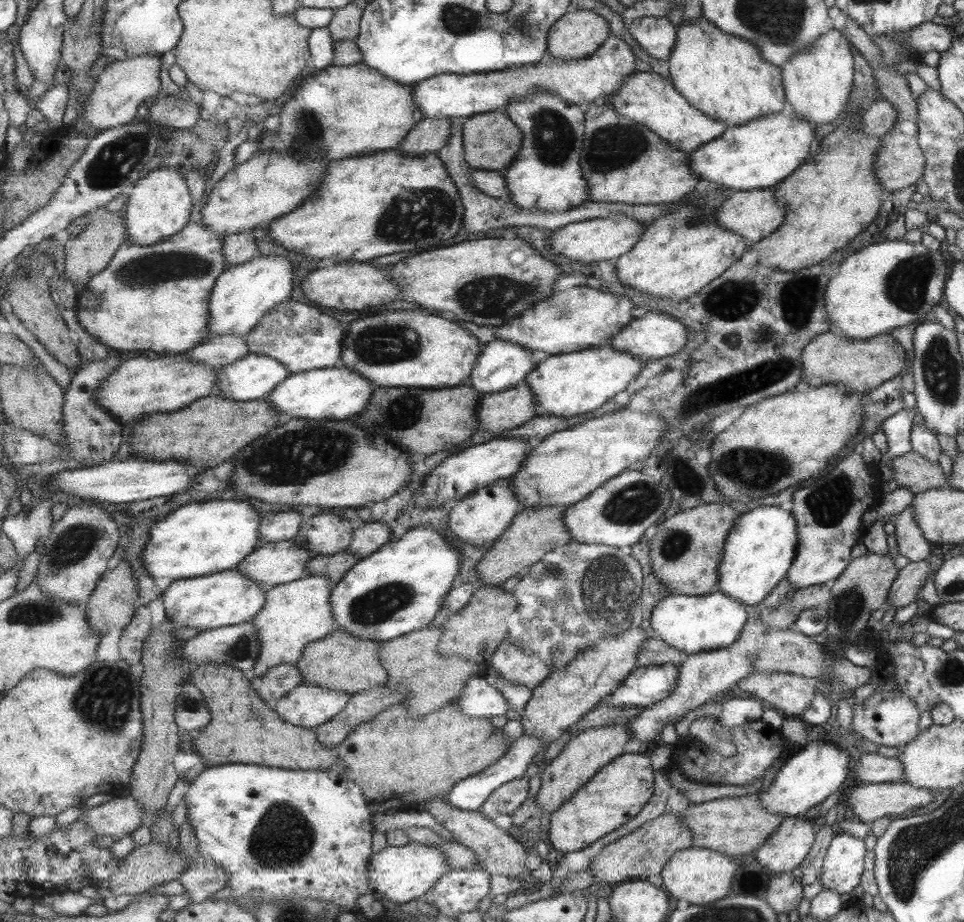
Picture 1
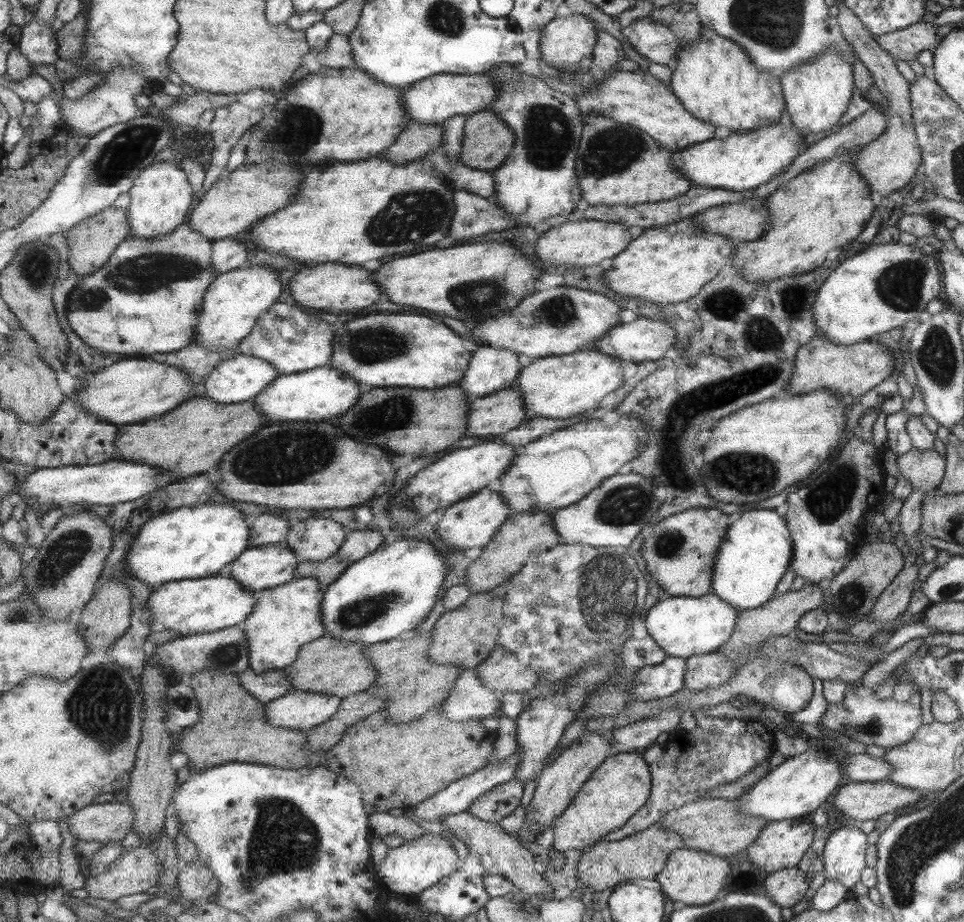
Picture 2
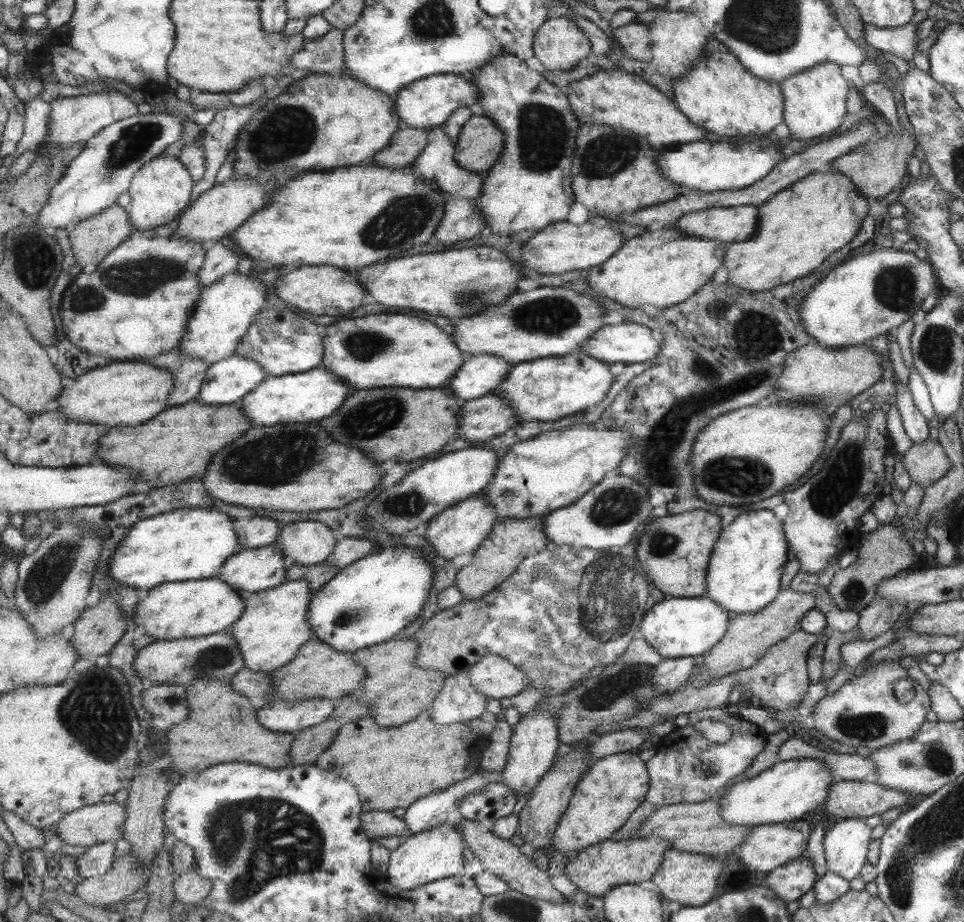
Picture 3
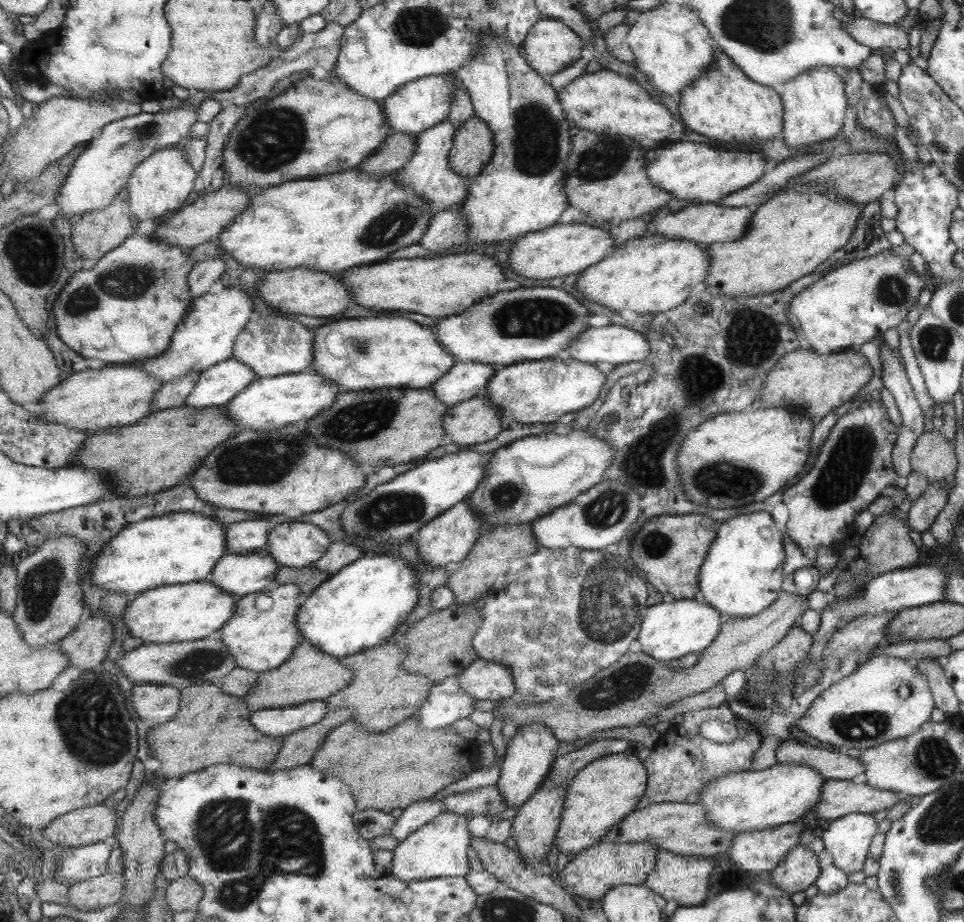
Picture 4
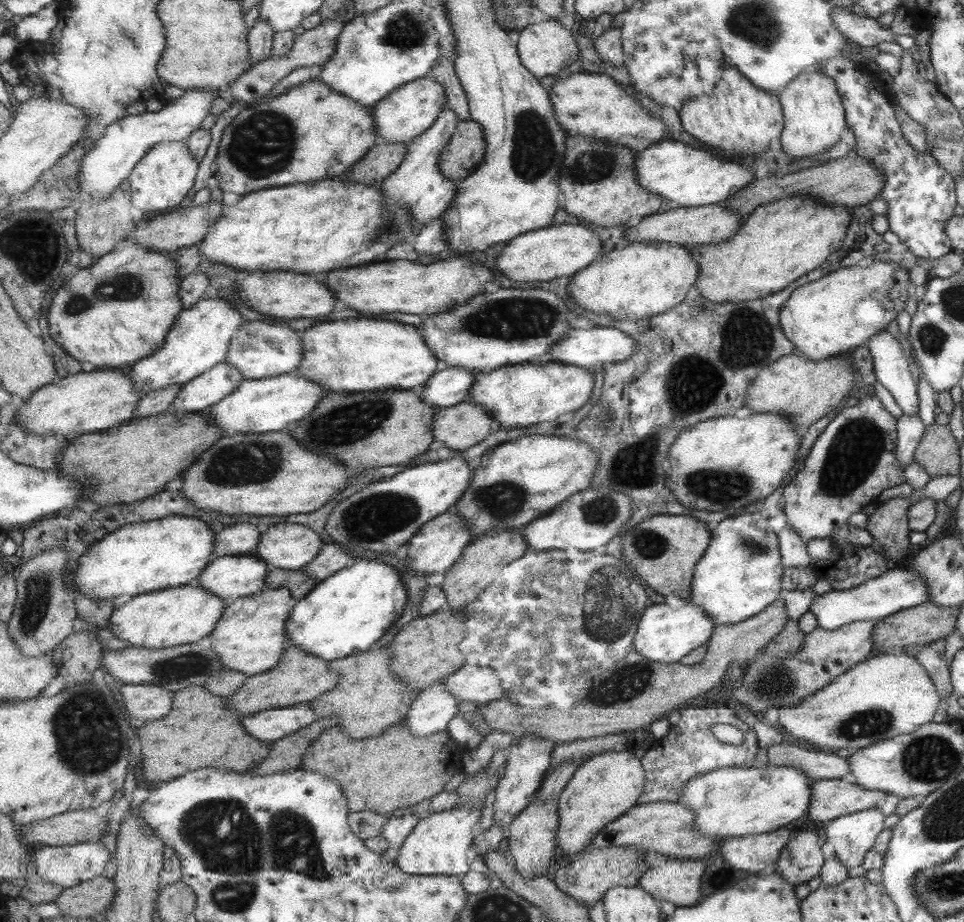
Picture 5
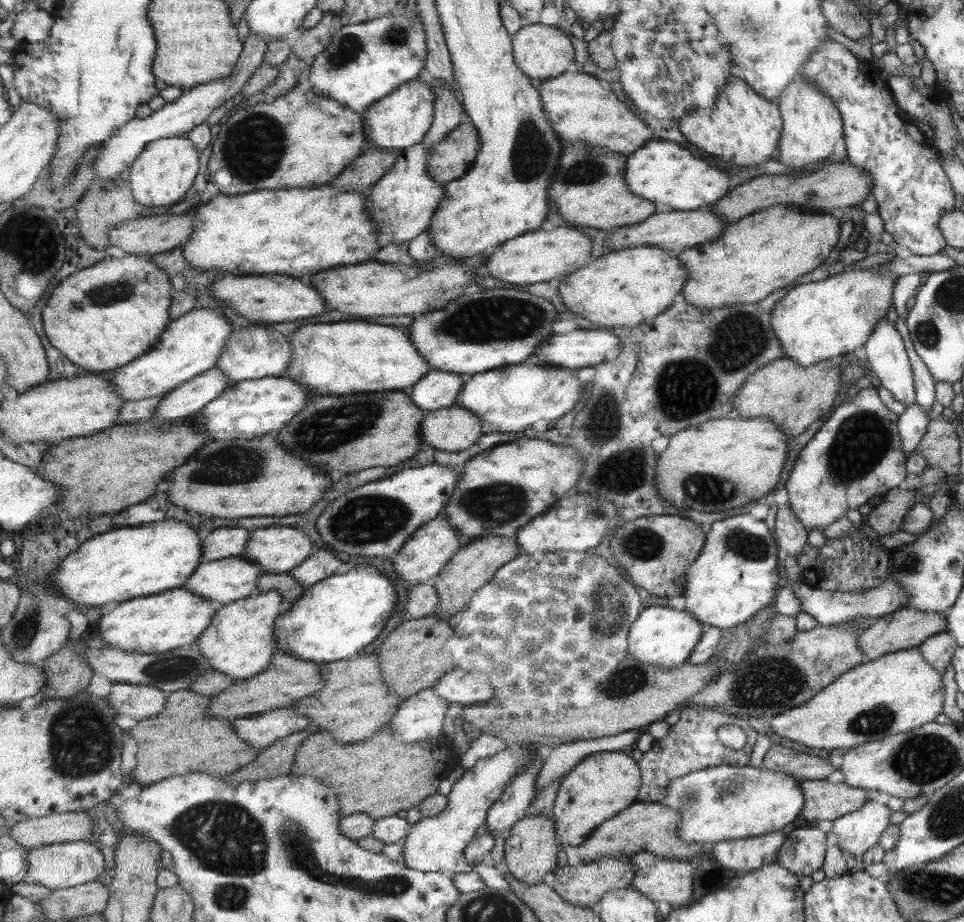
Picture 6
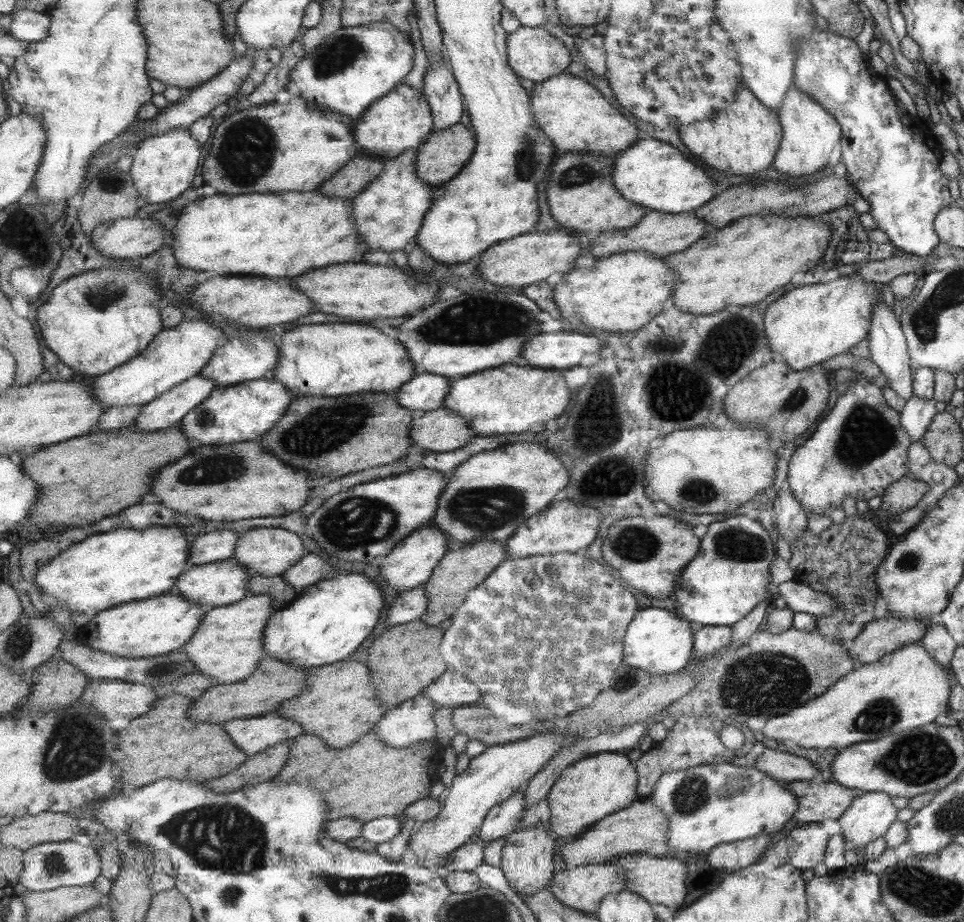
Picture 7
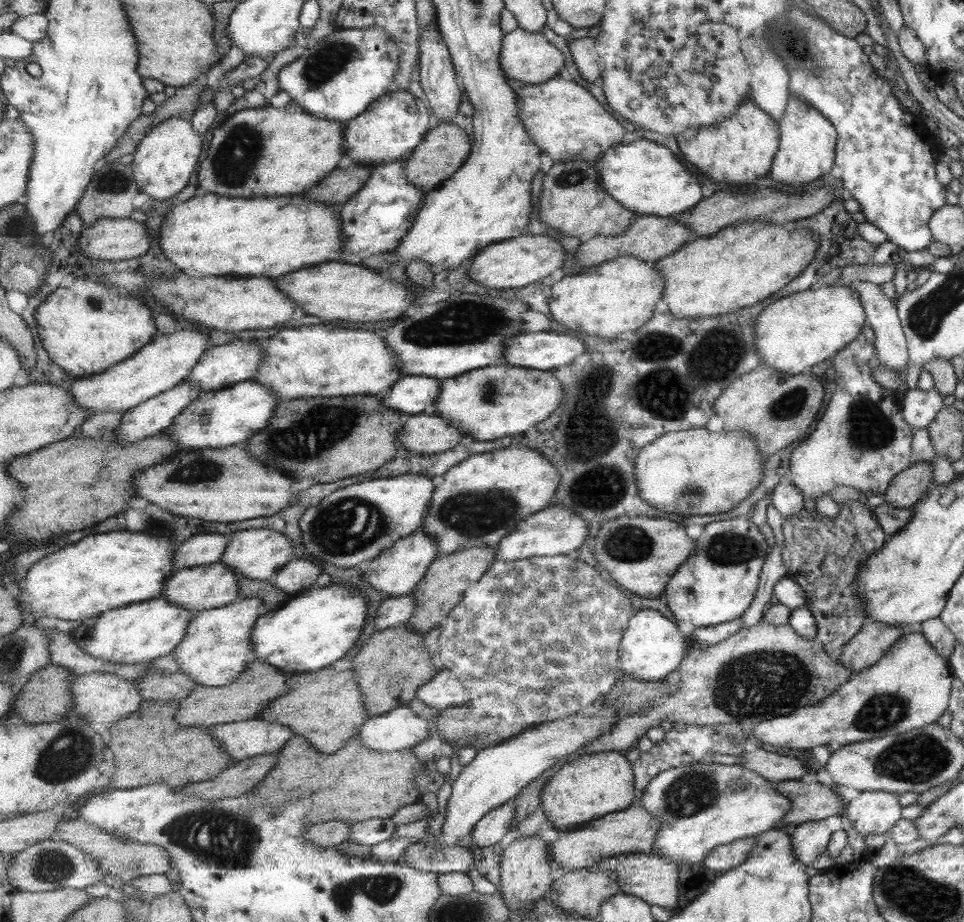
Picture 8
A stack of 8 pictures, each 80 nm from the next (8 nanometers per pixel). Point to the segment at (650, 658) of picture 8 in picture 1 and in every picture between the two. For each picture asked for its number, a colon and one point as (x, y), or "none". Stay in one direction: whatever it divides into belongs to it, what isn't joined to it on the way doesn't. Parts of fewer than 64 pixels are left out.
1: (689, 624)
2: (683, 627)
3: (681, 627)
4: (669, 631)
5: (666, 635)
6: (663, 637)
7: (658, 642)

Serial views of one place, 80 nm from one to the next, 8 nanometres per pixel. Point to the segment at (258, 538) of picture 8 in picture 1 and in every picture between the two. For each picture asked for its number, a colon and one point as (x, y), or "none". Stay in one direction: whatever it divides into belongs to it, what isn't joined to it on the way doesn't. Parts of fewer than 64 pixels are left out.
1: (325, 534)
2: (315, 539)
3: (307, 543)
4: (301, 544)
5: (290, 547)
6: (280, 549)
7: (270, 552)

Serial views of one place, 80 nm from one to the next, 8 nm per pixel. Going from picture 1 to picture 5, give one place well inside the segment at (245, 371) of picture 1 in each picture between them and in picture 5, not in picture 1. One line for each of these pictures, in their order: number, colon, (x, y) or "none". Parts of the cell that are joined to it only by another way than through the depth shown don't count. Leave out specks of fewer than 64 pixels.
2: (239, 379)
3: (227, 382)
4: (219, 384)
5: (200, 394)

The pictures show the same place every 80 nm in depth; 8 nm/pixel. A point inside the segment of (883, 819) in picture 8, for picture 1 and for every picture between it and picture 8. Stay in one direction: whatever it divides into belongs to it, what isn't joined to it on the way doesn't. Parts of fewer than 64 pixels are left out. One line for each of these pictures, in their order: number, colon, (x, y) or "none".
1: (842, 865)
2: (843, 857)
3: (845, 845)
4: (848, 838)
5: (852, 835)
6: (856, 831)
7: (869, 815)

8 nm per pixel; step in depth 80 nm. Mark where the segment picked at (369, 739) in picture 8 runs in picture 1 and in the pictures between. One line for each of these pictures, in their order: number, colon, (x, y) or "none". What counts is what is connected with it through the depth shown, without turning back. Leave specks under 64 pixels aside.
1: (480, 699)
2: (469, 700)
3: (458, 702)
4: (446, 703)
5: (431, 712)
6: (420, 717)
7: (411, 723)

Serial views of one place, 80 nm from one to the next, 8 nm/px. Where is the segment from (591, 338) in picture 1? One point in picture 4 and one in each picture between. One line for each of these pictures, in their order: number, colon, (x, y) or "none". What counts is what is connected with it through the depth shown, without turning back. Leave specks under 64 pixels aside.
2: (558, 321)
3: (530, 325)
4: (526, 324)

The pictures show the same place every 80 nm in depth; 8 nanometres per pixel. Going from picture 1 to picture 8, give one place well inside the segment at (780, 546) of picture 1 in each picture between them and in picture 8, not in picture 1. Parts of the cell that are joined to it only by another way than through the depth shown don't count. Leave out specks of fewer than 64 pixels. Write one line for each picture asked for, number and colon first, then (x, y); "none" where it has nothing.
2: (756, 552)
3: (744, 573)
4: (741, 575)
5: (738, 576)
6: (734, 575)
7: (726, 578)
8: (715, 584)

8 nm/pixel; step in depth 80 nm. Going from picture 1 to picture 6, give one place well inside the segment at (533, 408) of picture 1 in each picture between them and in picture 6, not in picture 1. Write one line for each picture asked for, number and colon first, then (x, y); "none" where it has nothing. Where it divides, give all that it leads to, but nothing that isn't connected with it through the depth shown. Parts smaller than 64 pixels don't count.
2: (495, 414)
3: (483, 418)
4: (477, 420)
5: (460, 427)
6: (453, 429)

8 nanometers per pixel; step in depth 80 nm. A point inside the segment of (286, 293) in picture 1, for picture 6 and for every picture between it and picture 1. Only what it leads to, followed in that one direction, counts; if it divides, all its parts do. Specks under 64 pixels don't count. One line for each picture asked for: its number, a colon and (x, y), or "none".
2: (233, 303)
3: (226, 309)
4: (207, 335)
5: (200, 339)
6: (193, 344)

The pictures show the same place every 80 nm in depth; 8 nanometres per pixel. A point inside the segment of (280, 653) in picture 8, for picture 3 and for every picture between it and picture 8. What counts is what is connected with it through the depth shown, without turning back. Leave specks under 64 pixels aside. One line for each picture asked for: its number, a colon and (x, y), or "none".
3: (370, 602)
4: (359, 608)
5: (348, 613)
6: (336, 618)
7: (328, 622)

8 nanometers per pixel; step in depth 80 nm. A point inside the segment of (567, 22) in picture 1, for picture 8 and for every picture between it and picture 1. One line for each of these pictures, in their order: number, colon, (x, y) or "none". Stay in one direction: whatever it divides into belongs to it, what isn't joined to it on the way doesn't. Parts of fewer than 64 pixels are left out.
2: (566, 42)
3: (559, 44)
4: (551, 46)
5: (546, 48)
6: (541, 51)
7: (534, 53)
8: (527, 56)

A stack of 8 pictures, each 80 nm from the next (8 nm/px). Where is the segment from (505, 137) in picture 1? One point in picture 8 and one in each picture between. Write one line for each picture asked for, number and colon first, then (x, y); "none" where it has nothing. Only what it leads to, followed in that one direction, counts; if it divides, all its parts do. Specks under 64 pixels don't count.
2: (488, 142)
3: (481, 145)
4: (474, 145)
5: (468, 147)
6: (449, 160)
7: (444, 154)
8: (446, 148)

